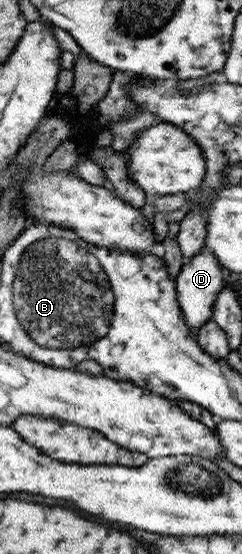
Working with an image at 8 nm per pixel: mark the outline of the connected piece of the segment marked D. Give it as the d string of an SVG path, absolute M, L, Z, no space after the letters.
M206 246L192 258L186 260L177 276L178 304L182 308L182 316L186 318L186 326L194 337L198 335L198 328L213 318L214 302L221 294L224 282L222 281L222 264Z

